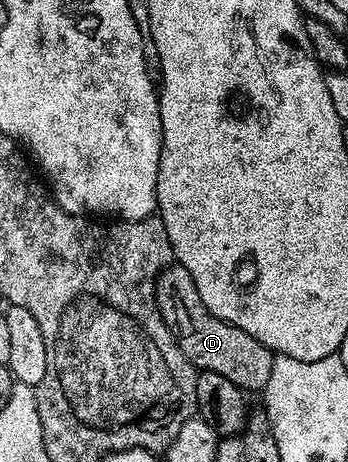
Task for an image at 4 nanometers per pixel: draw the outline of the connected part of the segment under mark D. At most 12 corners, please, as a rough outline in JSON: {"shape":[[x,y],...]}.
{"shape":[[177,261],[156,280],[166,328],[195,369],[246,393],[275,352],[200,301]]}

